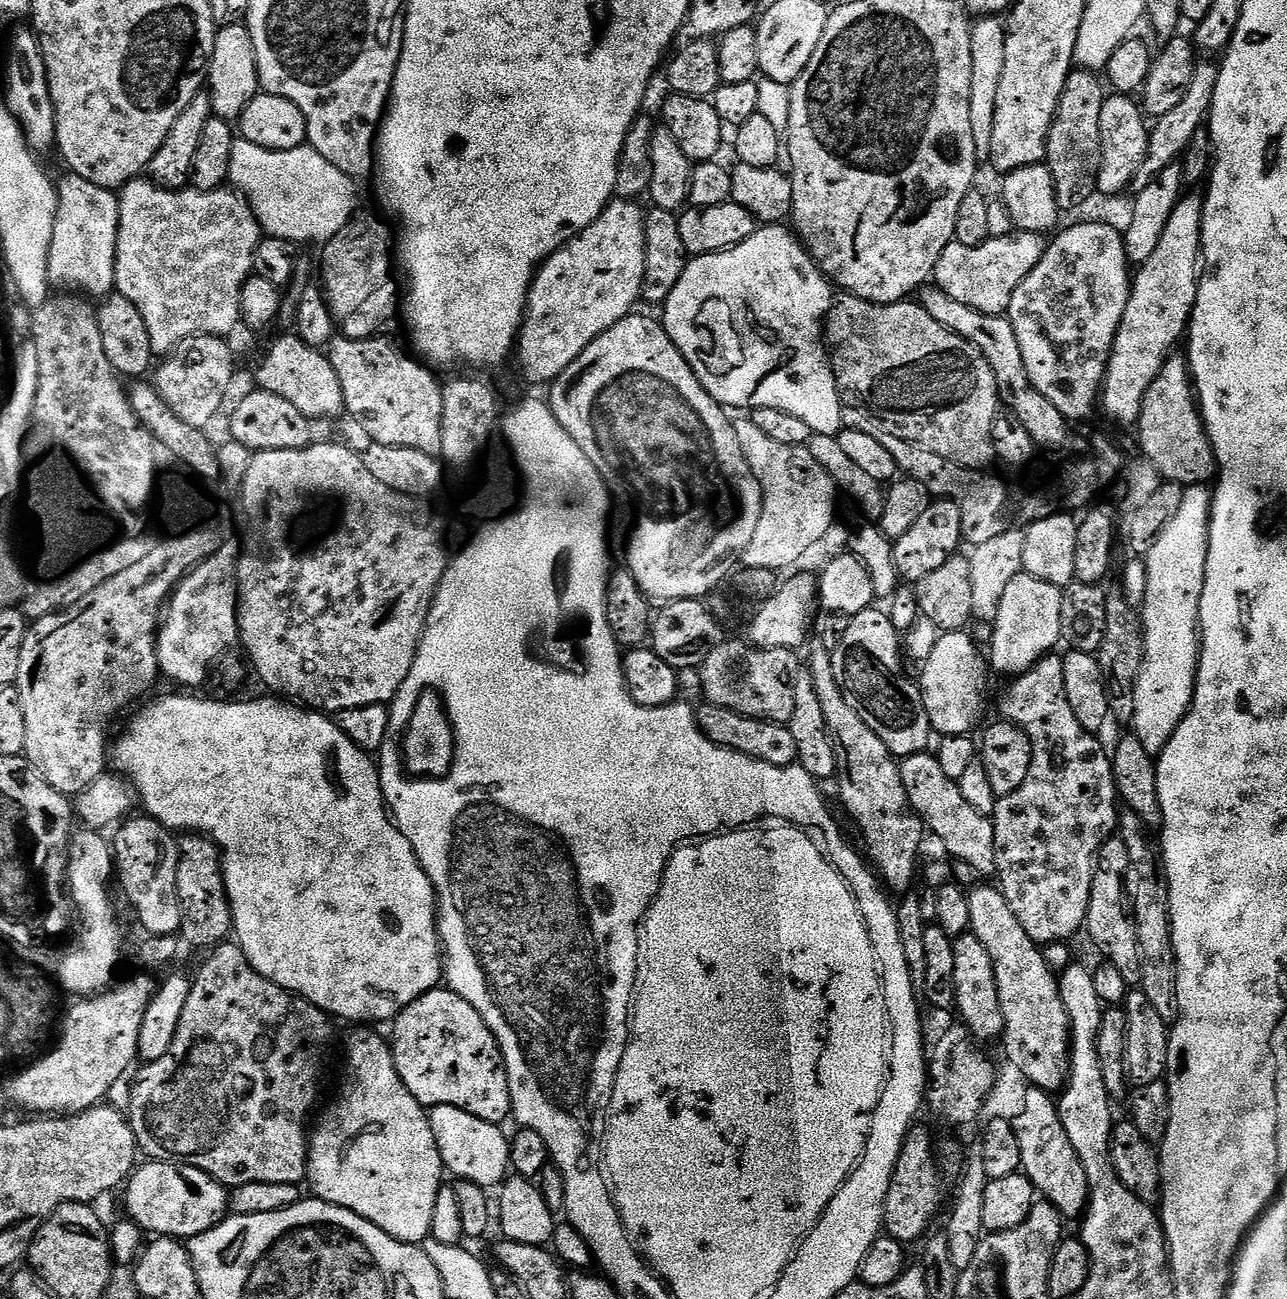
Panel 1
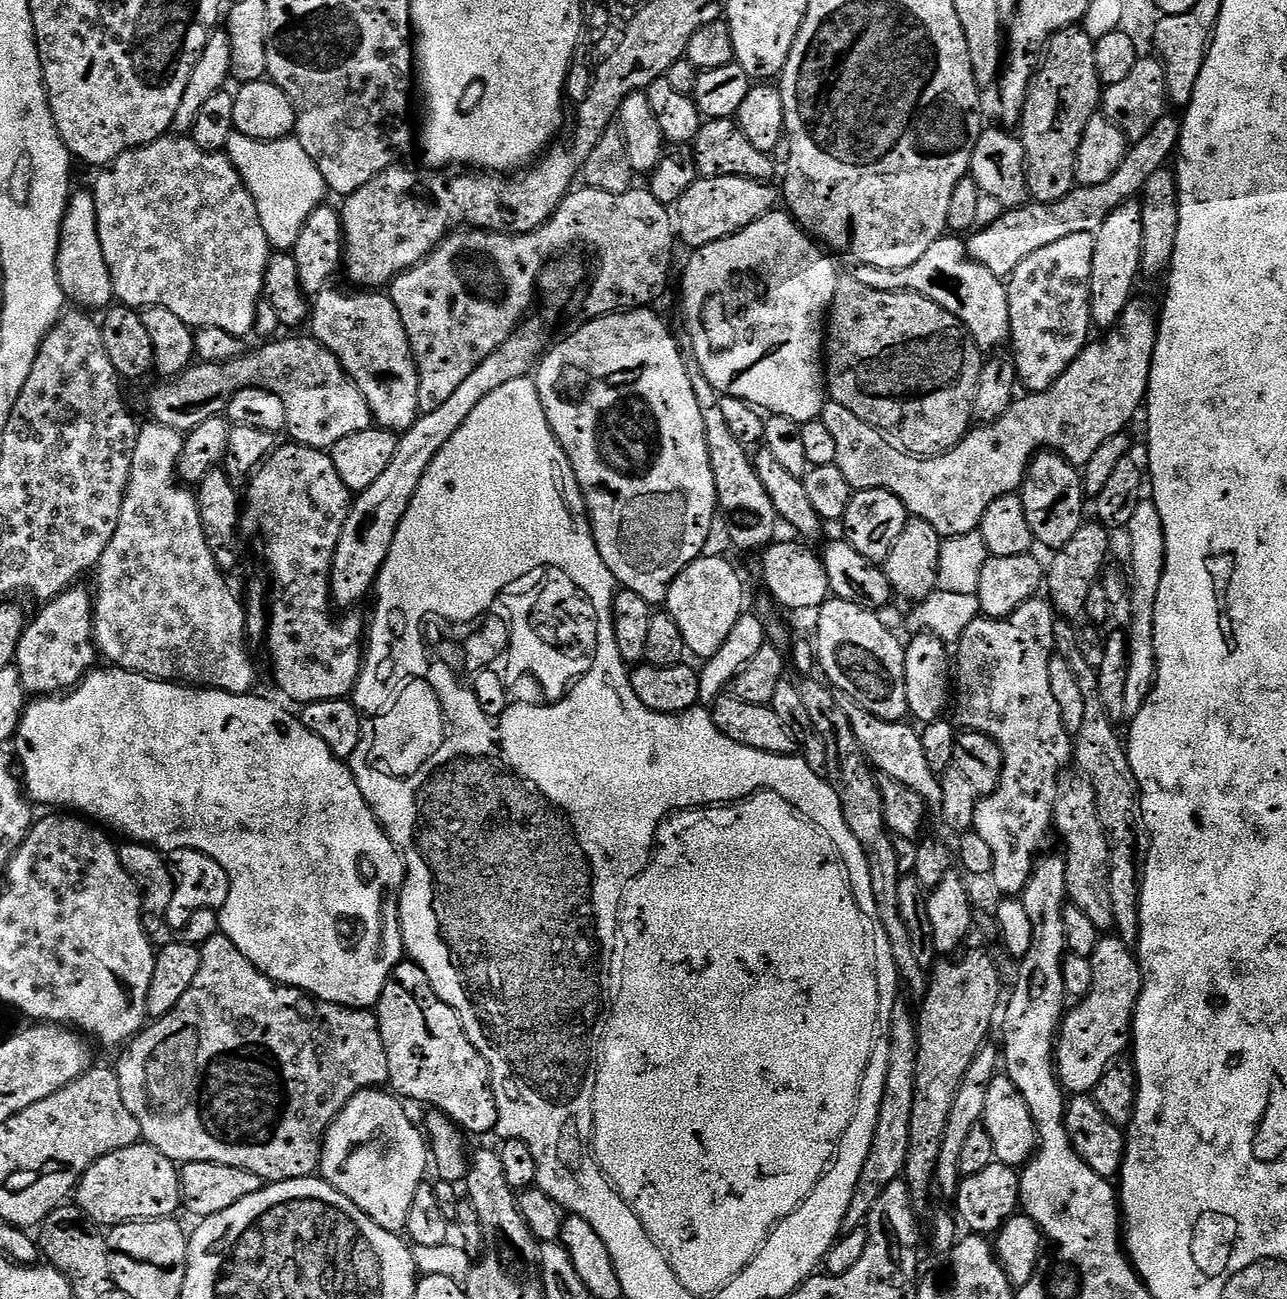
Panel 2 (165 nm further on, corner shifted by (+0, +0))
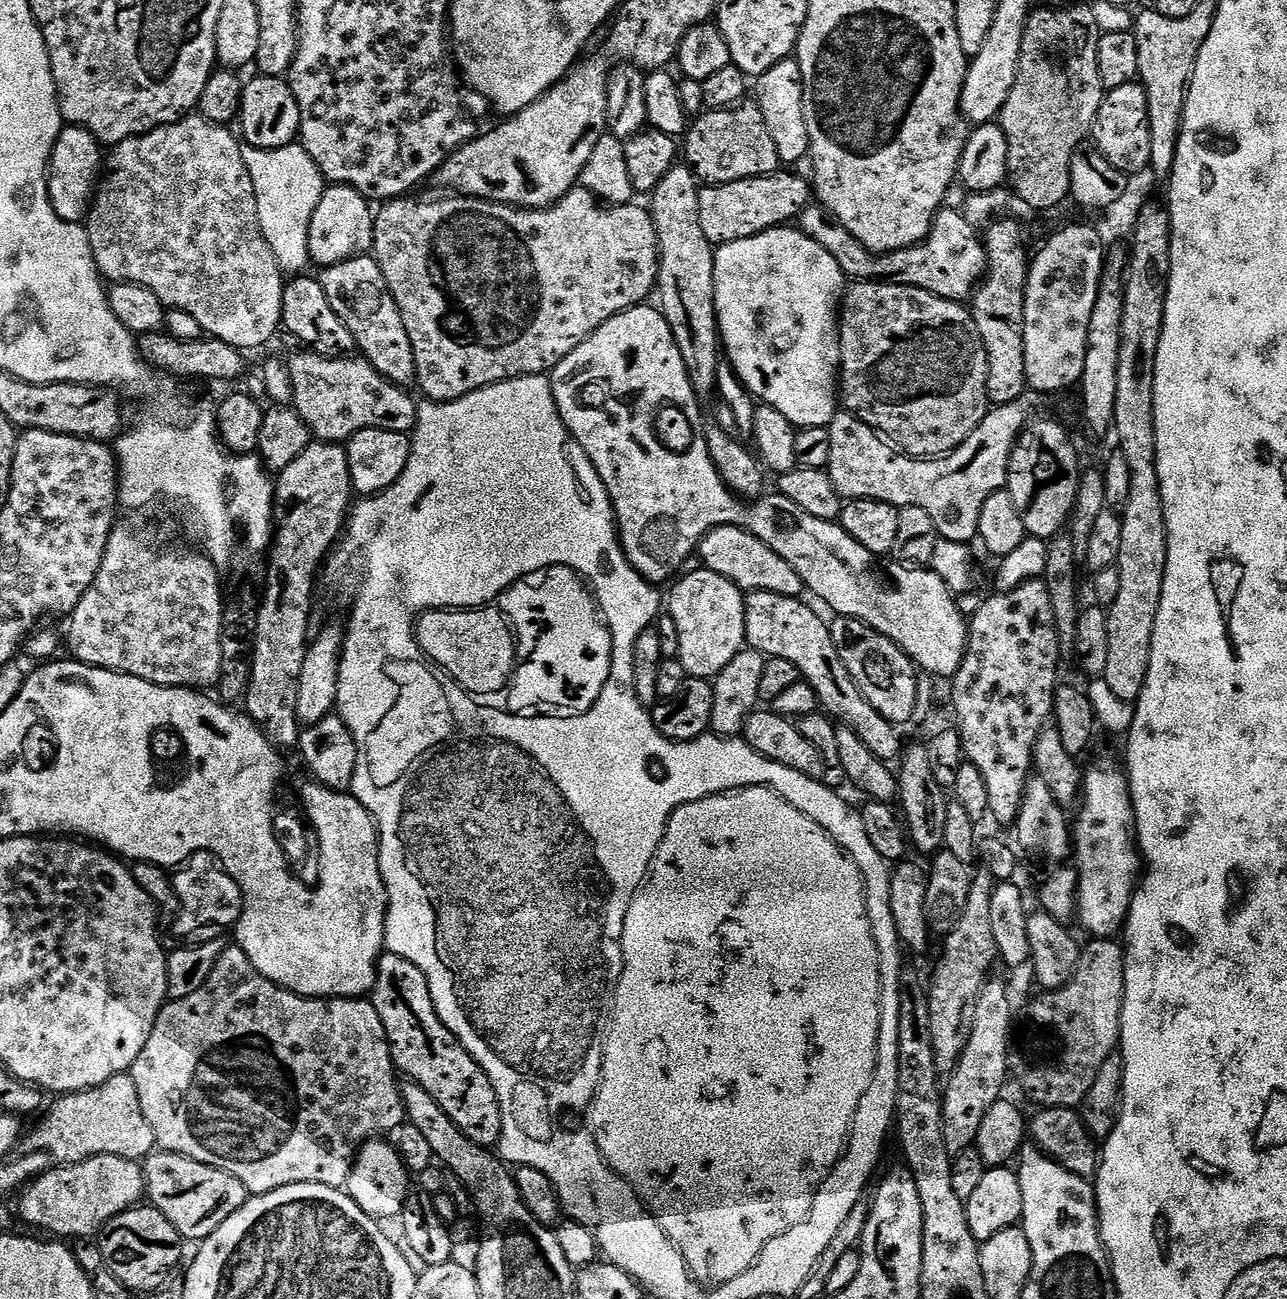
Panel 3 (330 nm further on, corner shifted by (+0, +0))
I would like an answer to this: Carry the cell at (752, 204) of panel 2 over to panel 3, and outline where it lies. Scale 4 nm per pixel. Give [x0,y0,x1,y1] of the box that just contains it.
[696,170,810,246]

